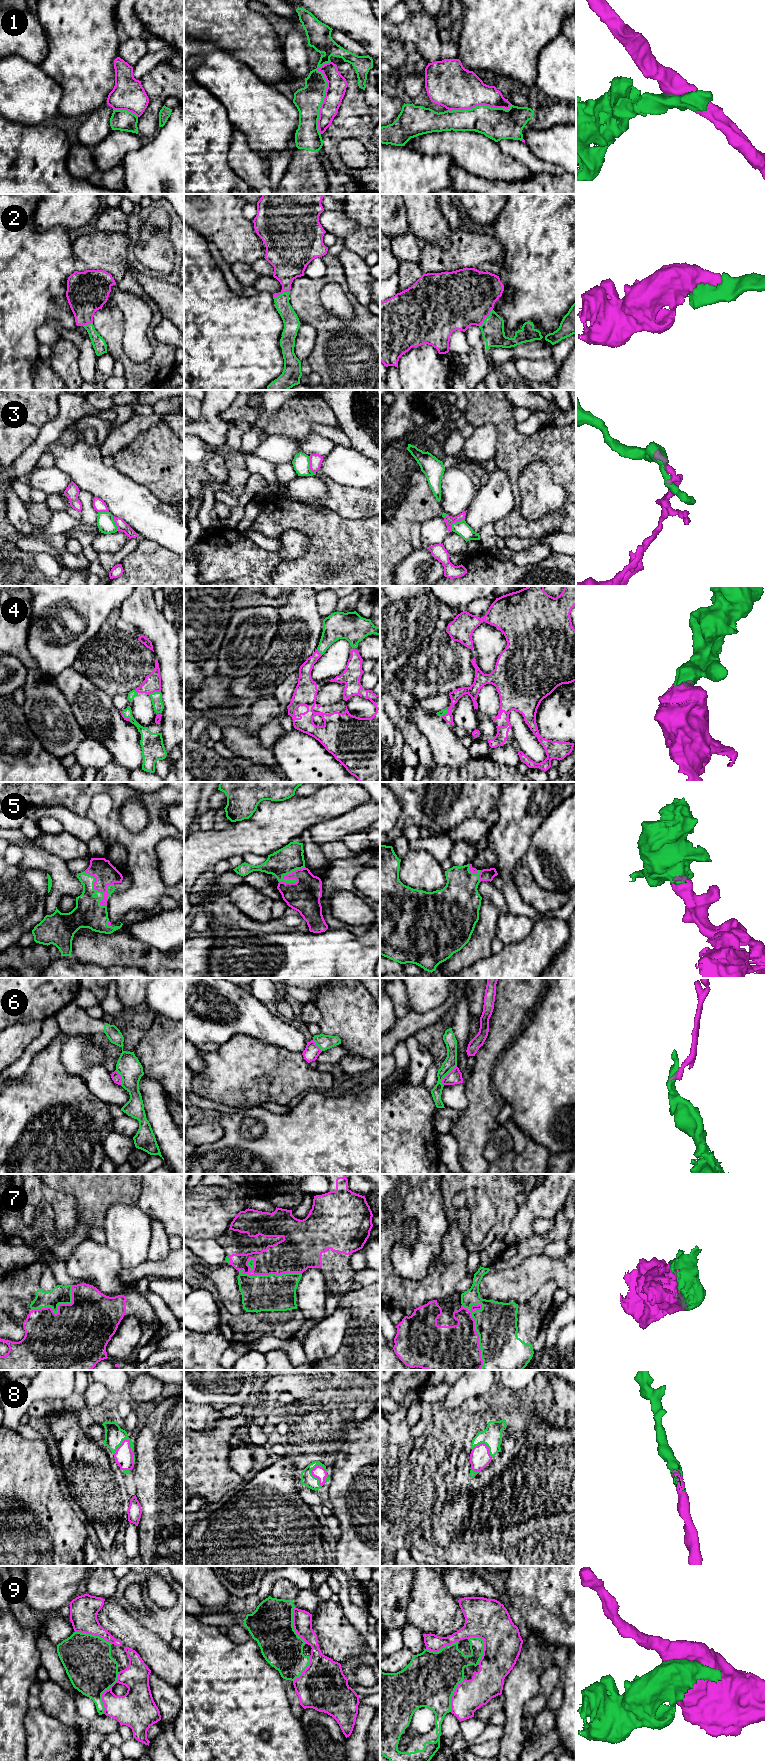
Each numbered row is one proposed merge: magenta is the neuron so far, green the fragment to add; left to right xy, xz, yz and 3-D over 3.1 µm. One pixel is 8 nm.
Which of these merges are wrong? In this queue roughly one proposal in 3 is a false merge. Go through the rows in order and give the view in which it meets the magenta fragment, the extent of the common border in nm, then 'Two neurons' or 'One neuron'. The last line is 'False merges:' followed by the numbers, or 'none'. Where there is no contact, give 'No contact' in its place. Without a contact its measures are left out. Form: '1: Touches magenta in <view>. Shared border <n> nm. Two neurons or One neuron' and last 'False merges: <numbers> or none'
1: Touches magenta in xz. Shared border 600 nm. Two neurons
2: Touches magenta in yz. Shared border 190 nm. One neuron
3: Touches magenta in xz. Shared border 160 nm. Two neurons
4: Touches magenta in xy. Shared border 110 nm. One neuron
5: Touches magenta in xz. Shared border 240 nm. One neuron
6: Touches magenta in yz. Shared border 200 nm. Two neurons
7: Touches magenta in yz. Shared border 550 nm. One neuron
8: Touches magenta in xz. Shared border 180 nm. One neuron
9: Touches magenta in xy. Shared border 360 nm. Two neurons
False merges: 1, 3, 6, 9

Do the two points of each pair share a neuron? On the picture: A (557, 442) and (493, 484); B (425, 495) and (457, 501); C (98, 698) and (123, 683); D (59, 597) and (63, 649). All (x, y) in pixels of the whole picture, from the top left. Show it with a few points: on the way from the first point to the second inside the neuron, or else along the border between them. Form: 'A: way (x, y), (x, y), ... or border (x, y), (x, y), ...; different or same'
A: border (497, 467), (504, 470), (507, 474), (513, 498); different
B: border (437, 502), (443, 511); different
C: border (87, 679), (111, 697); different
D: way (57, 610), (57, 629), (65, 637); same

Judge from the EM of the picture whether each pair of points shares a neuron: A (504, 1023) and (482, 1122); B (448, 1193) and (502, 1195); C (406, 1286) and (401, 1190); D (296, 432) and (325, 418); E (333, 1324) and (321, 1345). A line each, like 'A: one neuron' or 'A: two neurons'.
A: one neuron
B: one neuron
C: two neurons
D: one neuron
E: one neuron

